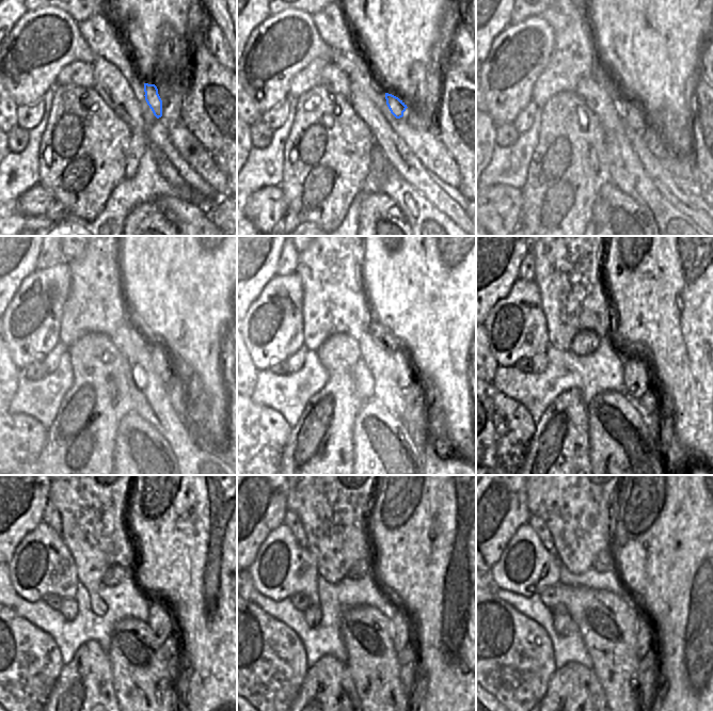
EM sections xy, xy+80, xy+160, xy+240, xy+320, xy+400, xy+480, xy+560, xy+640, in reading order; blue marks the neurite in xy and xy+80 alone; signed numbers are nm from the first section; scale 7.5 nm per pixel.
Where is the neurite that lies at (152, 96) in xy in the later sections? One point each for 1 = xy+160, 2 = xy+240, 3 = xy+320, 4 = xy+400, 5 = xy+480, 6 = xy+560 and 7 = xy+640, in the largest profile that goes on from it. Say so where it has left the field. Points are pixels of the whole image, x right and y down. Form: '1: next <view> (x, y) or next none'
1: next xy+160 (633, 116)
2: next xy+240 (160, 362)
3: next xy+320 (400, 370)
4: next xy+400 (636, 378)
5: next xy+480 (160, 620)
6: next xy+560 (402, 627)
7: next xy+640 (644, 645)

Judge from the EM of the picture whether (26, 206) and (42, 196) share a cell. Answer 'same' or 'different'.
same

